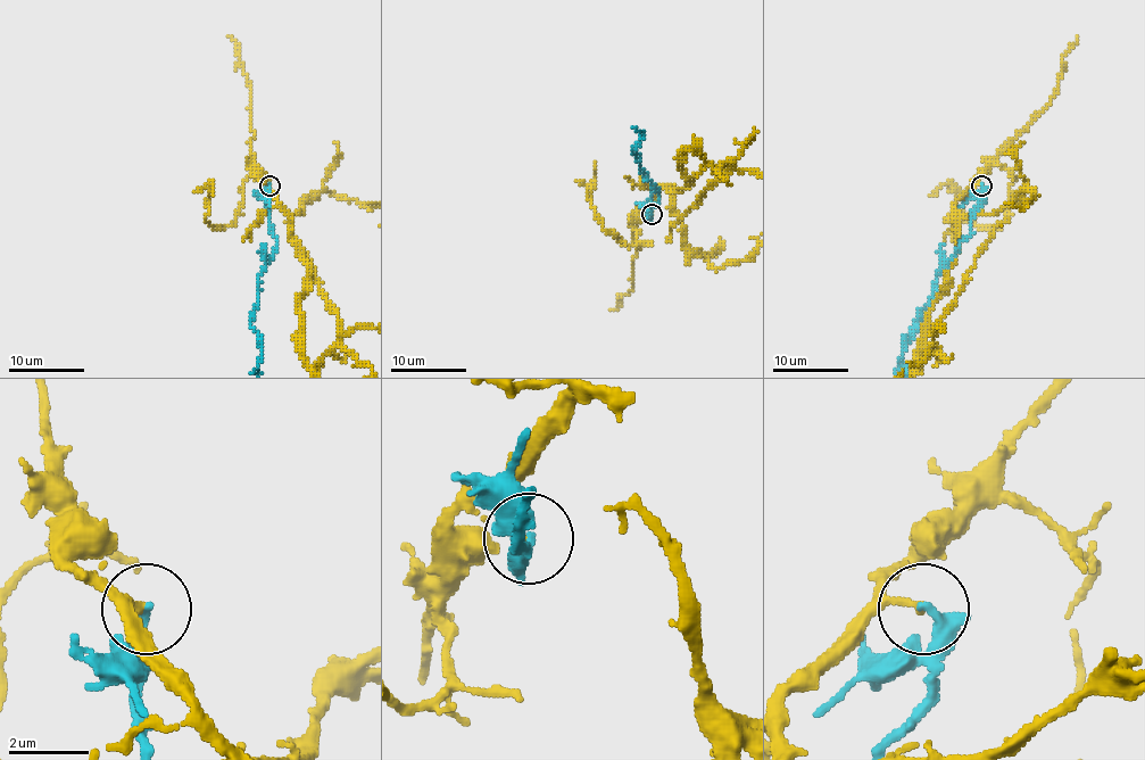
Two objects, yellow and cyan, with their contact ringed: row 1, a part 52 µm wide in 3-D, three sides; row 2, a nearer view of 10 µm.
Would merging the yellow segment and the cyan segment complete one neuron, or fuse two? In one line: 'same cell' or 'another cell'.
same cell

